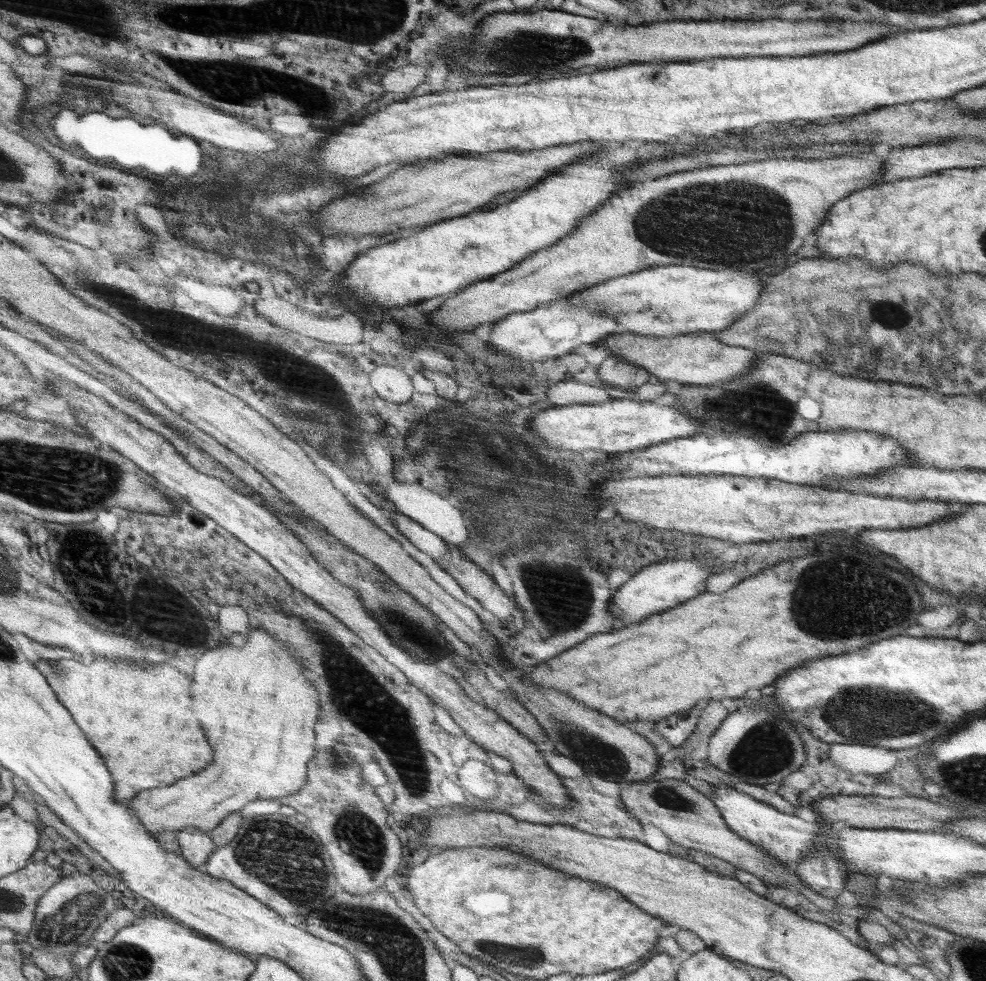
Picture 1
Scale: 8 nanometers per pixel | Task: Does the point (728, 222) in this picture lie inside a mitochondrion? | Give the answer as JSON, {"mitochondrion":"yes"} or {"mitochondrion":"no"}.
{"mitochondrion":"yes"}

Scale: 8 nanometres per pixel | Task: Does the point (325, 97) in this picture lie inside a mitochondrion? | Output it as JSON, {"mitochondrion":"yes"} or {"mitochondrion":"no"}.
{"mitochondrion":"no"}

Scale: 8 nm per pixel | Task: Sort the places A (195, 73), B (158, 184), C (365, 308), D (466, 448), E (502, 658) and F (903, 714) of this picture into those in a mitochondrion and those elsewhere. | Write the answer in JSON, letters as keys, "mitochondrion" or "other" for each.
{"A":"other","B":"other","C":"other","D":"mitochondrion","E":"other","F":"mitochondrion"}

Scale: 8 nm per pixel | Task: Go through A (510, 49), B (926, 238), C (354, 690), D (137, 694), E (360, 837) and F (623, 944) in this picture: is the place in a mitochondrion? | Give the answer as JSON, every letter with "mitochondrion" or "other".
{"A":"mitochondrion","B":"other","C":"mitochondrion","D":"other","E":"mitochondrion","F":"other"}

